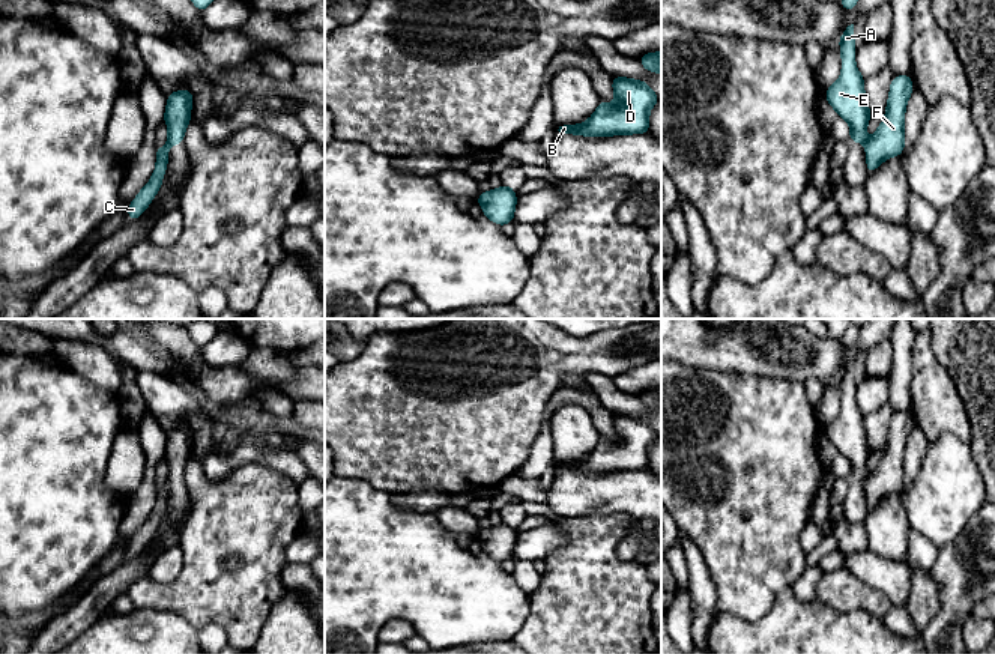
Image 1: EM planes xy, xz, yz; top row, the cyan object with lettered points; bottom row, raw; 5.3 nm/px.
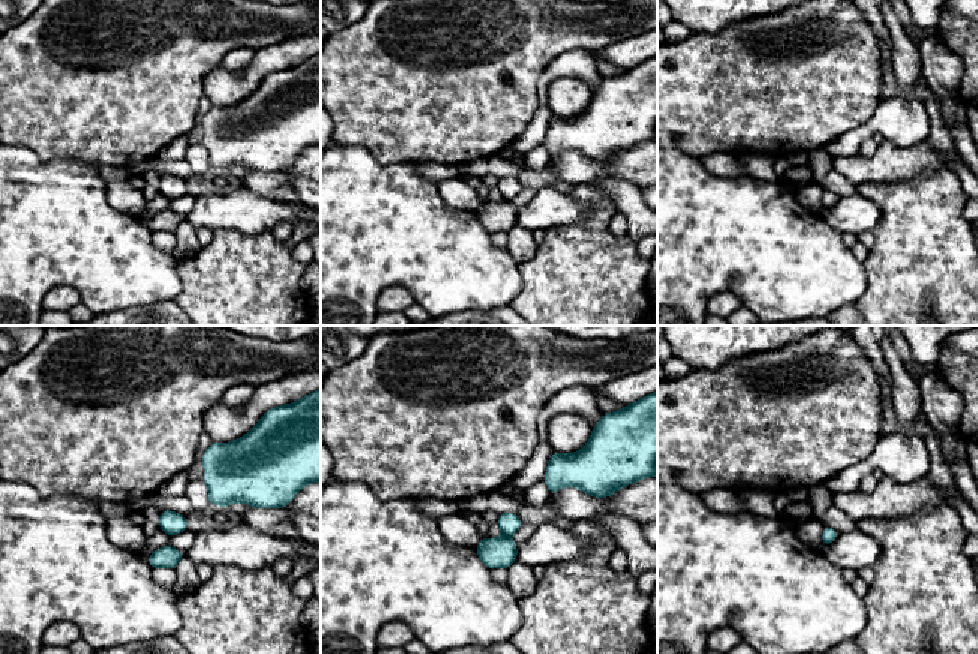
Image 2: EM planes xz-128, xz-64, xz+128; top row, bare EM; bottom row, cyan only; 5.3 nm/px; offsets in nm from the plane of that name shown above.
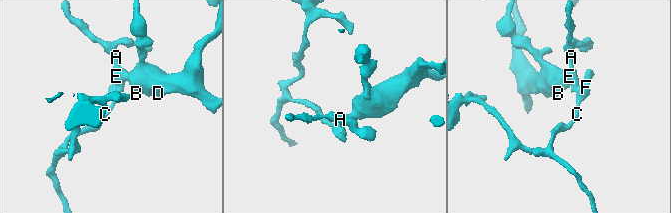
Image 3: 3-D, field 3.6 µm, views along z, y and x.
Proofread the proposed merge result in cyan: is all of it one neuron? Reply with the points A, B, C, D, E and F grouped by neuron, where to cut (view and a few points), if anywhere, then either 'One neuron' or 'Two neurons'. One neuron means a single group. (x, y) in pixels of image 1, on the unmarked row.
Groups: A B D E / C F. Split along yz (867, 477), (864, 481). Two neurons

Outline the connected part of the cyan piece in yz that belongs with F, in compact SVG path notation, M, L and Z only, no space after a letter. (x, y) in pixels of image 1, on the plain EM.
M894 412L890 421L885 454L866 481L867 511L893 493L900 493L905 483L905 445L914 427L909 412Z

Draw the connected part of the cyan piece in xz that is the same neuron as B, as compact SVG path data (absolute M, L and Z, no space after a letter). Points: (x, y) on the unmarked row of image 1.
M616 413L612 415L612 424L616 436L613 441L600 438L595 450L585 460L555 463L555 471L586 474L646 471L649 447L660 434L642 416Z

